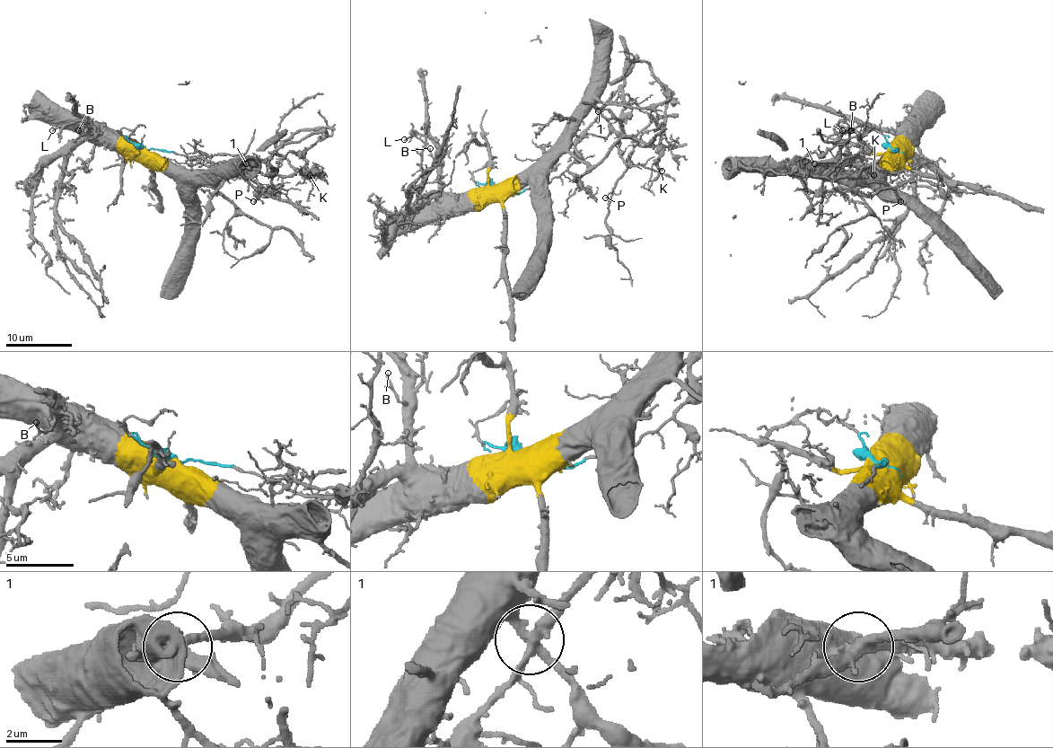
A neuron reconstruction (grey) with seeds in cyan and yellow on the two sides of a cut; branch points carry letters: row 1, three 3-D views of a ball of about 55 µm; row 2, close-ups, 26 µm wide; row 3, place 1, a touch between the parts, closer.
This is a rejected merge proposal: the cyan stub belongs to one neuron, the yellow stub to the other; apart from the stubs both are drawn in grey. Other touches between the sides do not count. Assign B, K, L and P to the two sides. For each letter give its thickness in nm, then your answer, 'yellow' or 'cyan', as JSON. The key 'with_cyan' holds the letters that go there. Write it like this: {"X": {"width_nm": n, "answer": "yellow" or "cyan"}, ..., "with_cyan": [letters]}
{"B": {"width_nm": 140, "answer": "yellow"}, "K": {"width_nm": 120, "answer": "cyan"}, "L": {"width_nm": 140, "answer": "yellow"}, "P": {"width_nm": 120, "answer": "cyan"}, "with_cyan": ["K", "P"]}

